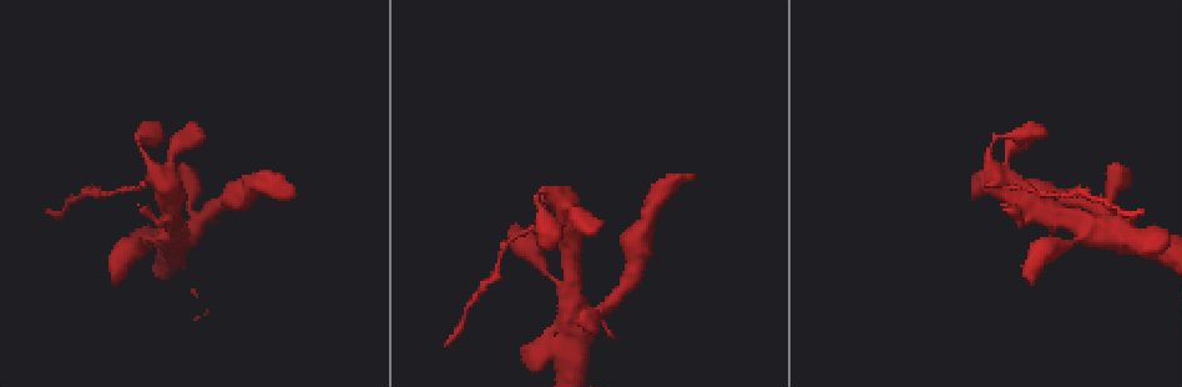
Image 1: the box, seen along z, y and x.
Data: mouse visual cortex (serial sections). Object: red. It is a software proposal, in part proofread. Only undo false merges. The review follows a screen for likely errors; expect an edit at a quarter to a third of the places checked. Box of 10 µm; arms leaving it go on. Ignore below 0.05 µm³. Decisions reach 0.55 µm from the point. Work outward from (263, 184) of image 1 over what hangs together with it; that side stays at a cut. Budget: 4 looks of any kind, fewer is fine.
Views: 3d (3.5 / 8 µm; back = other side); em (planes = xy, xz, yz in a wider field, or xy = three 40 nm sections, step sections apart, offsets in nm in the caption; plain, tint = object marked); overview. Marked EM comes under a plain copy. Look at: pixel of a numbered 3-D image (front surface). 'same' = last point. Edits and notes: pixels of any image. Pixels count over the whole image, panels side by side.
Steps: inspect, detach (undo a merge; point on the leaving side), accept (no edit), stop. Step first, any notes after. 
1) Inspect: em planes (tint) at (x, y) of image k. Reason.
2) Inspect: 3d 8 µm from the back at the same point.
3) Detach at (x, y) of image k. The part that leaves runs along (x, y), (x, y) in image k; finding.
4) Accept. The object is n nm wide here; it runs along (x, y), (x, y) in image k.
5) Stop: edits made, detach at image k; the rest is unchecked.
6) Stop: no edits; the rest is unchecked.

Inspect: 3d 3.5 µm at (194, 231) of image 1. Thick turns thin.

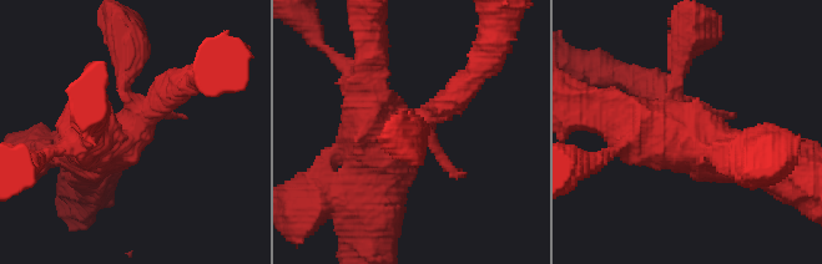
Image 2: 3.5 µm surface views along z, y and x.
Inspect: em xy step 5 (tint) at (137, 132) of image 2. Shape alone is not enough.

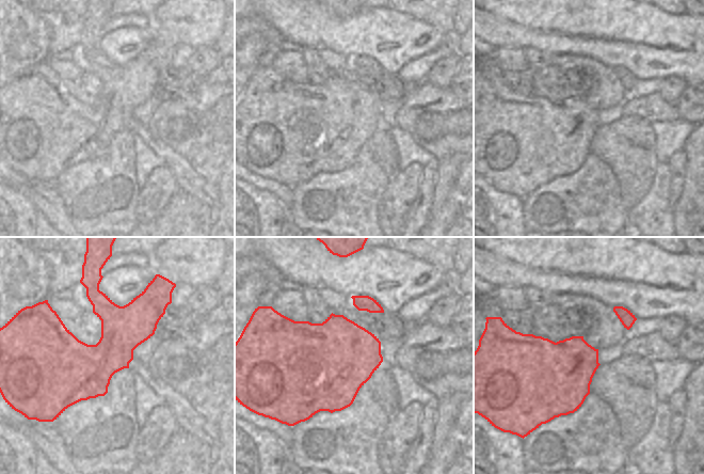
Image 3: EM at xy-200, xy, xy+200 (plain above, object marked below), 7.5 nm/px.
Accept. One cell here.

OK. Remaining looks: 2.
Inspect: em planes (tint) at (997, 173) of image 1. Looks like a crossing.

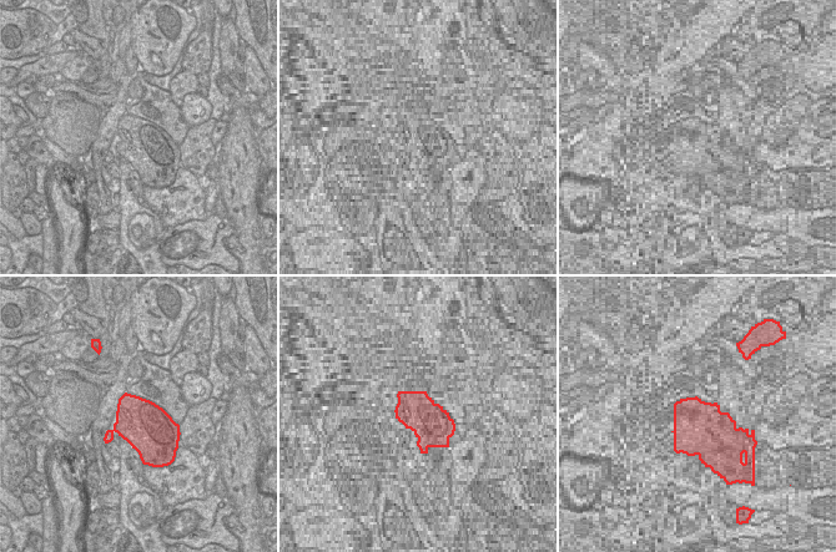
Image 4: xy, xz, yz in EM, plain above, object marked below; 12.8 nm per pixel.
Inspect: 3d 3.5 µm at the same point.

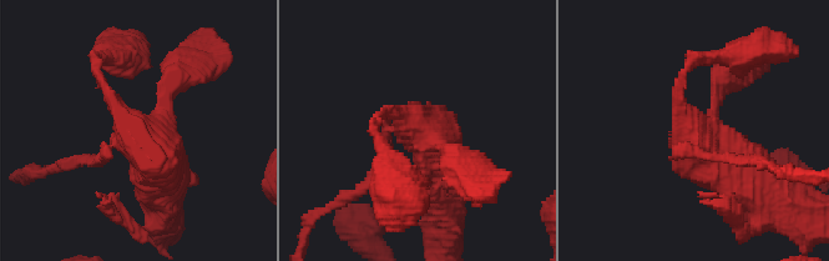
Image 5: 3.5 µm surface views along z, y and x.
Detach at (87, 159) of image 5. The arms are 150, 200, 200, 500 nm wide; the part that leaves runs along (110, 147), (102, 159), (38, 171) in image 5; a second cell is stuck on.

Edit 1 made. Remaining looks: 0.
Stop: edits made, detach at image 5; the rest is unchecked.

